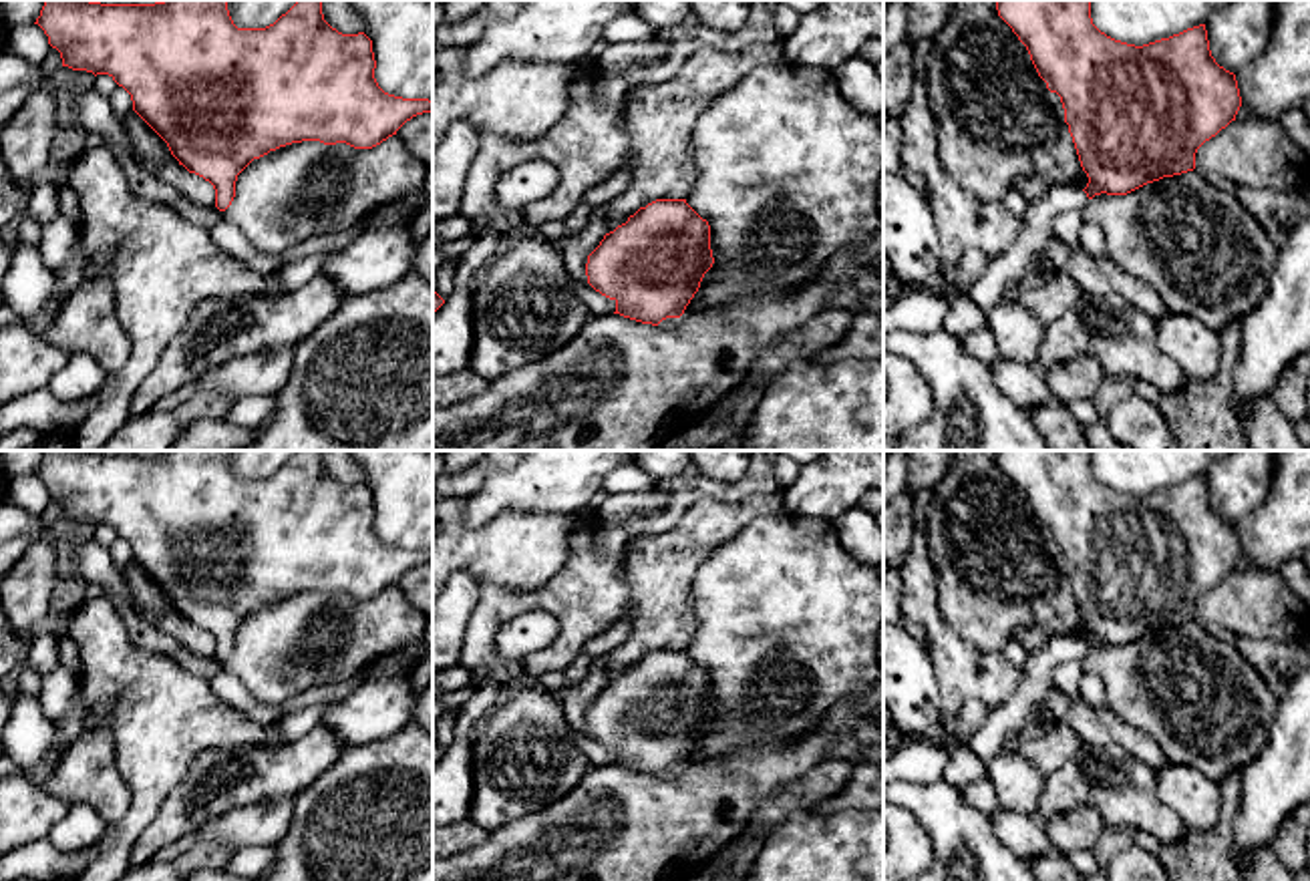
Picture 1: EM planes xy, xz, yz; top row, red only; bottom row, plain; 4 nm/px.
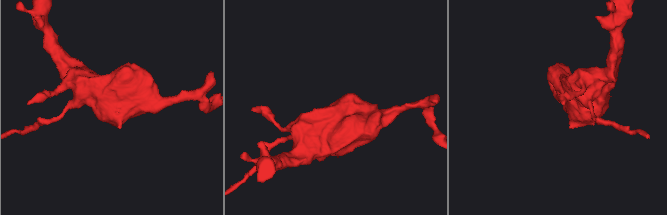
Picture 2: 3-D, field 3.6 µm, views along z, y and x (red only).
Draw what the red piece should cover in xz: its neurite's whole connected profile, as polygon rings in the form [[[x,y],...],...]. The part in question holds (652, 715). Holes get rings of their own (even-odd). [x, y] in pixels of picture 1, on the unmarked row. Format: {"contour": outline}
{"contour": [[[656,650],[604,686],[588,706],[586,726],[596,742],[616,752],[614,764],[658,776],[684,764],[712,714],[708,672],[686,650]]]}

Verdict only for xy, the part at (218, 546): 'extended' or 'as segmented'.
as segmented

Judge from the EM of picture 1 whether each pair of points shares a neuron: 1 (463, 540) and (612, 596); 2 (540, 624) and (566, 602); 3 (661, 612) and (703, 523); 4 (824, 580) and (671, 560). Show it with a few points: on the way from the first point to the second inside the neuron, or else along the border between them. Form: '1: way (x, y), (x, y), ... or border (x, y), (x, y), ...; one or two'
1: border (574, 532), (566, 562), (550, 578), (510, 592); two
2: border (506, 620), (546, 610), (558, 622), (560, 632); two
3: way (661, 590), (661, 570), (685, 546); one
4: border (737, 534), (697, 572), (693, 610); two

